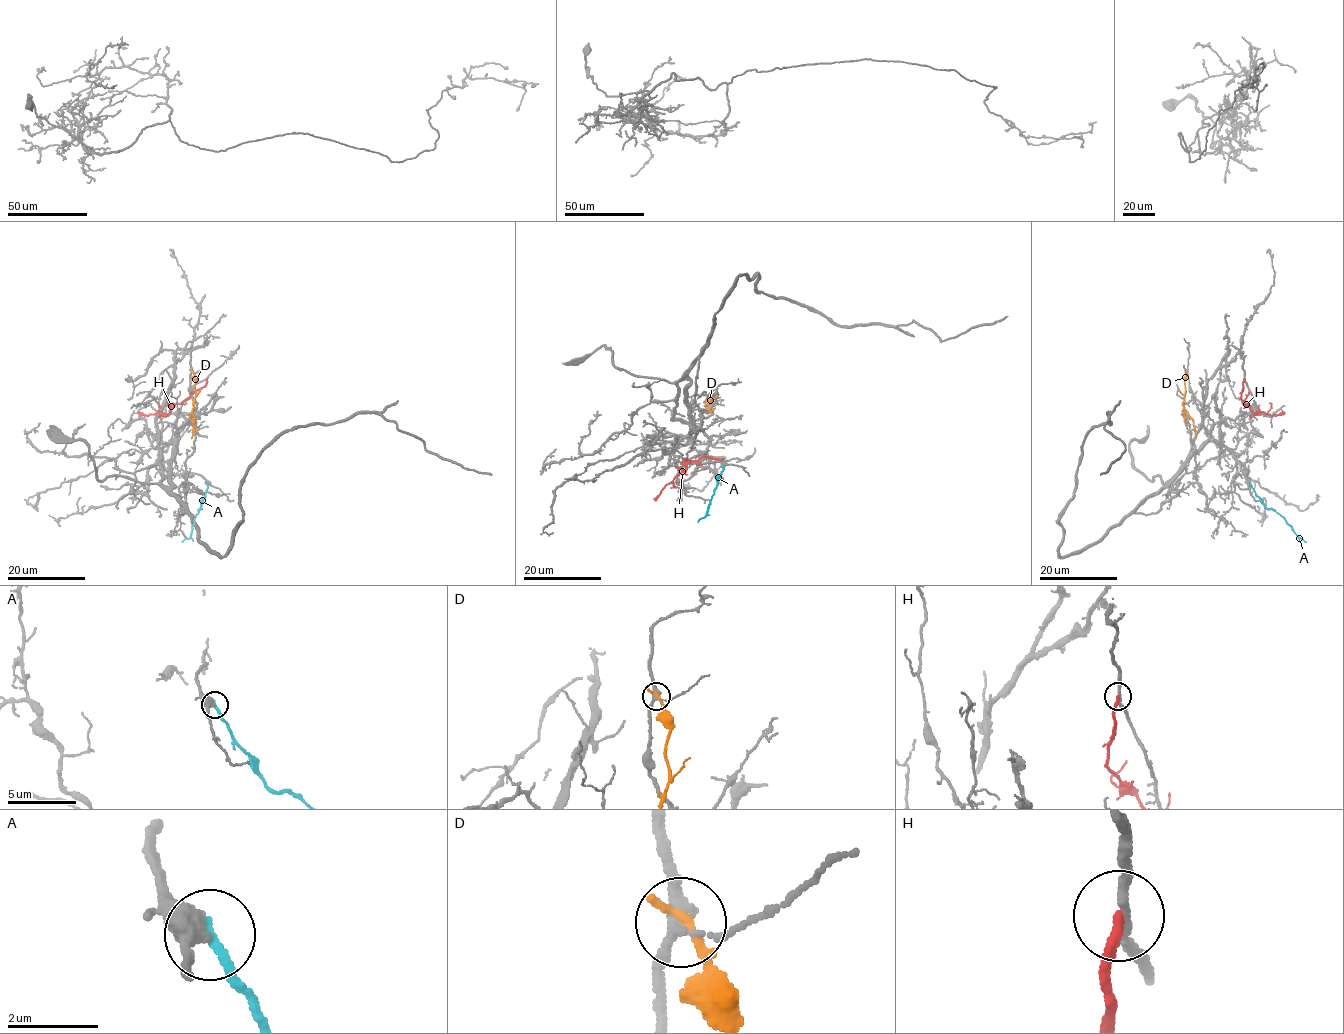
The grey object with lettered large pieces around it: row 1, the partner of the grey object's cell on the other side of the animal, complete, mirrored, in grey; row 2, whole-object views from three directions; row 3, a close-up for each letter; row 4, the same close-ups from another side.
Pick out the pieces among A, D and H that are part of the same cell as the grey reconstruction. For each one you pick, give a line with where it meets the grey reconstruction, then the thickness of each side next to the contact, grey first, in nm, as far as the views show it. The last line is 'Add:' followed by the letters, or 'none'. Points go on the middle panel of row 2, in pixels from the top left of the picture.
Add: none

